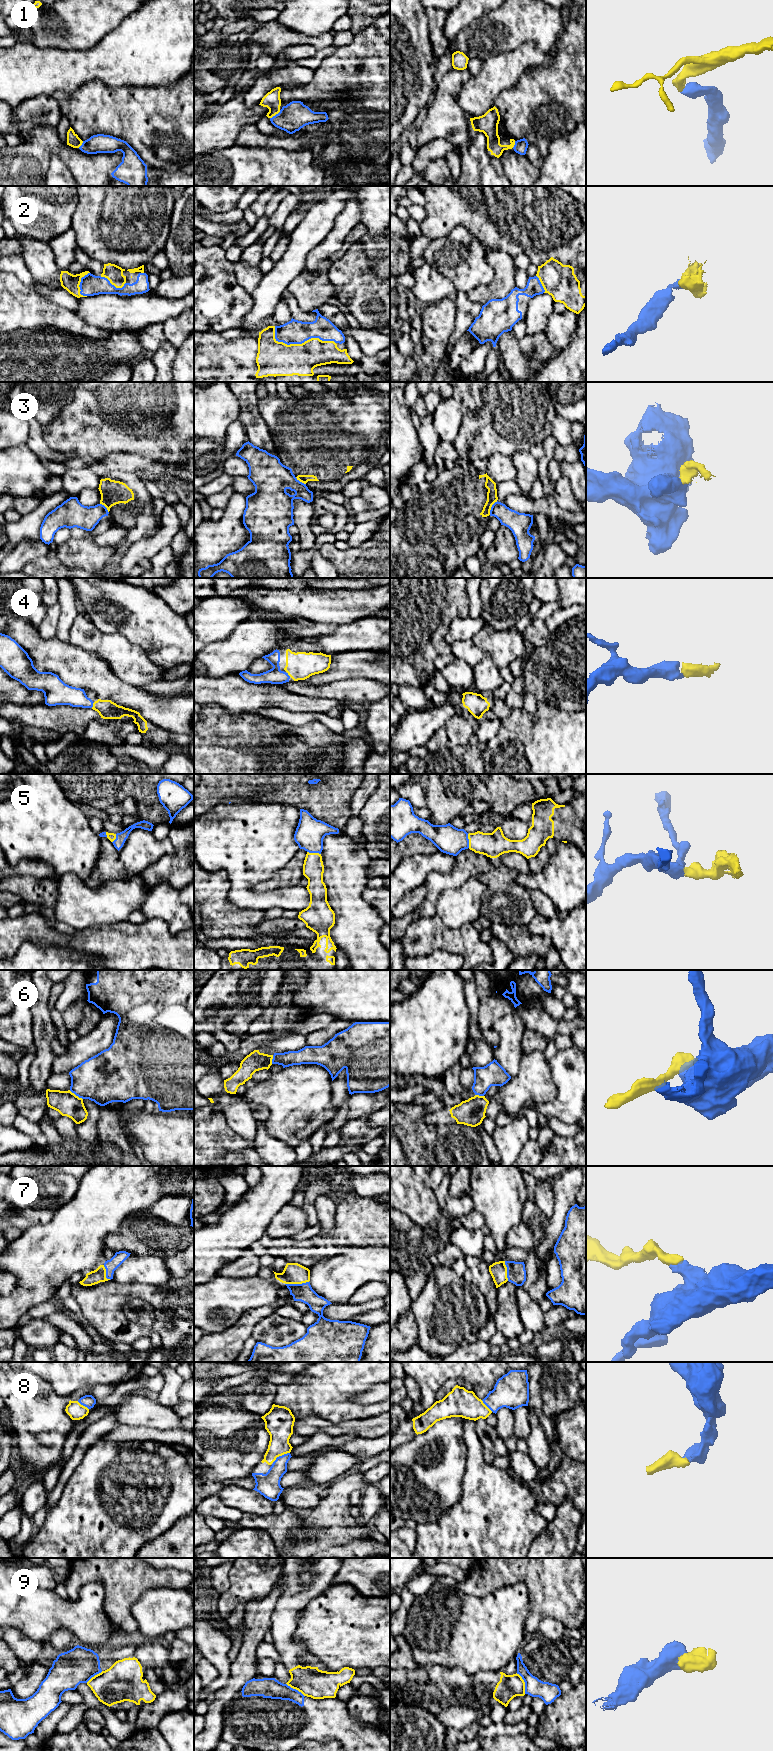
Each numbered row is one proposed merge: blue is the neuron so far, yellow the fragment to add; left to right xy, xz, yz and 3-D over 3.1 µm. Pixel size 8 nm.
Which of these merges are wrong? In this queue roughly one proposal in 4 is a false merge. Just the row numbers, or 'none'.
3, 6, 9

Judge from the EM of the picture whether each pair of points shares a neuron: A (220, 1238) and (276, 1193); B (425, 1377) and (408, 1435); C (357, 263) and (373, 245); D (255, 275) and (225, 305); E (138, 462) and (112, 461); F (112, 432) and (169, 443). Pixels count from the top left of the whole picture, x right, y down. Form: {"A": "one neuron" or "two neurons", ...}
{"A": "one neuron", "B": "two neurons", "C": "two neurons", "D": "two neurons", "E": "one neuron", "F": "one neuron"}

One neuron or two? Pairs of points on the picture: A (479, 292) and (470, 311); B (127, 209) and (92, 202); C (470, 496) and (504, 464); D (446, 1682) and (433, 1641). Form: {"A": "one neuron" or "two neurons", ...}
{"A": "two neurons", "B": "one neuron", "C": "two neurons", "D": "two neurons"}

